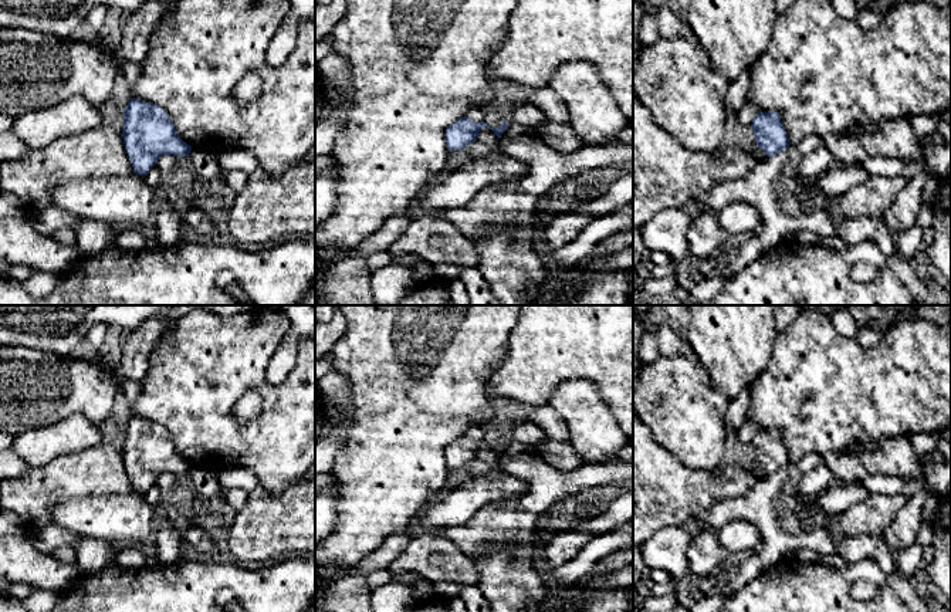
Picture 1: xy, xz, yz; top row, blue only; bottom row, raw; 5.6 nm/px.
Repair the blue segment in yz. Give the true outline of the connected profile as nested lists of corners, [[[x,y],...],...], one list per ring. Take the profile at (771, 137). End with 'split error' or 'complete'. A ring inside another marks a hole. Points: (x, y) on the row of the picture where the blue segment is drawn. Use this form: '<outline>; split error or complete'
[[[758,112],[751,128],[757,146],[759,146],[768,158],[788,149],[791,145],[779,112]]]; complete

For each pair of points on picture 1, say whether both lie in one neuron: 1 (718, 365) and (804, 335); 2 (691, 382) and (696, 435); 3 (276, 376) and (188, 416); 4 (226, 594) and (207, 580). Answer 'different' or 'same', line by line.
1: different
2: same
3: different
4: different

